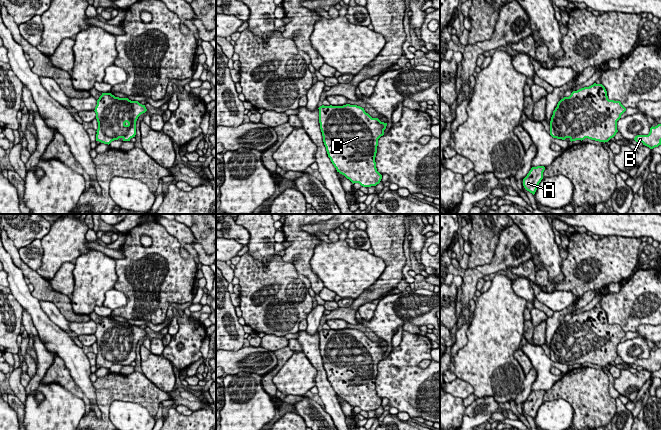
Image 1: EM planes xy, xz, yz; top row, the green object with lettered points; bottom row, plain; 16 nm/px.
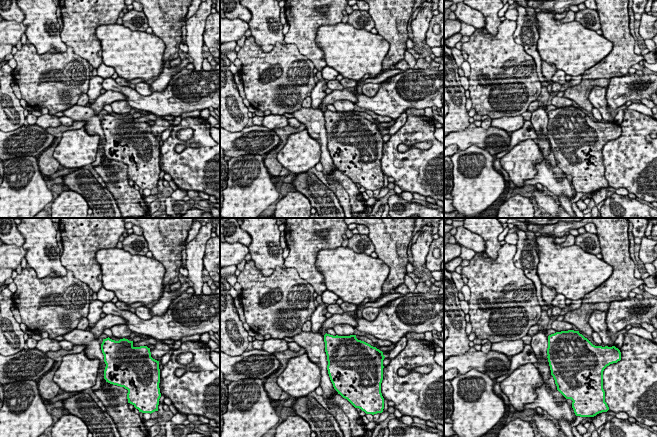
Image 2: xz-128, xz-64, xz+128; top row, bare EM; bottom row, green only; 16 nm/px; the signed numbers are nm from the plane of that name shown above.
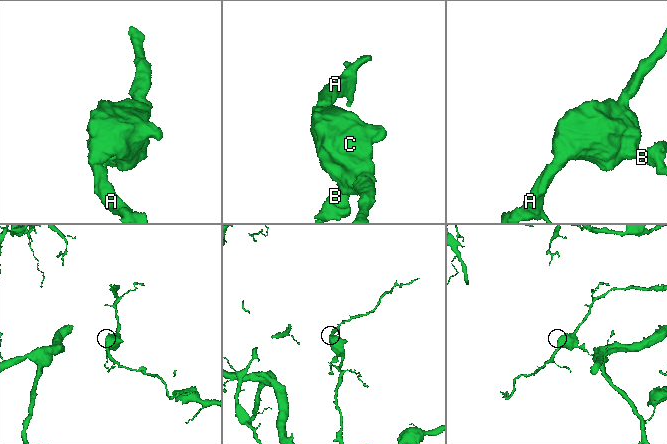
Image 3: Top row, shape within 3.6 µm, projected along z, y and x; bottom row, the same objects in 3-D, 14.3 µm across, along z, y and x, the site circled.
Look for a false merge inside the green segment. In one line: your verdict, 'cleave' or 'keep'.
keep

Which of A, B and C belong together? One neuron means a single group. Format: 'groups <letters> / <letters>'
groups A B C

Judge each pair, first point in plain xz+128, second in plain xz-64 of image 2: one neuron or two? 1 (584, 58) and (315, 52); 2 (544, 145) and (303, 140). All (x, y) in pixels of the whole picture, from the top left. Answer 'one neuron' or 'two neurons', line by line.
1: two neurons
2: two neurons

